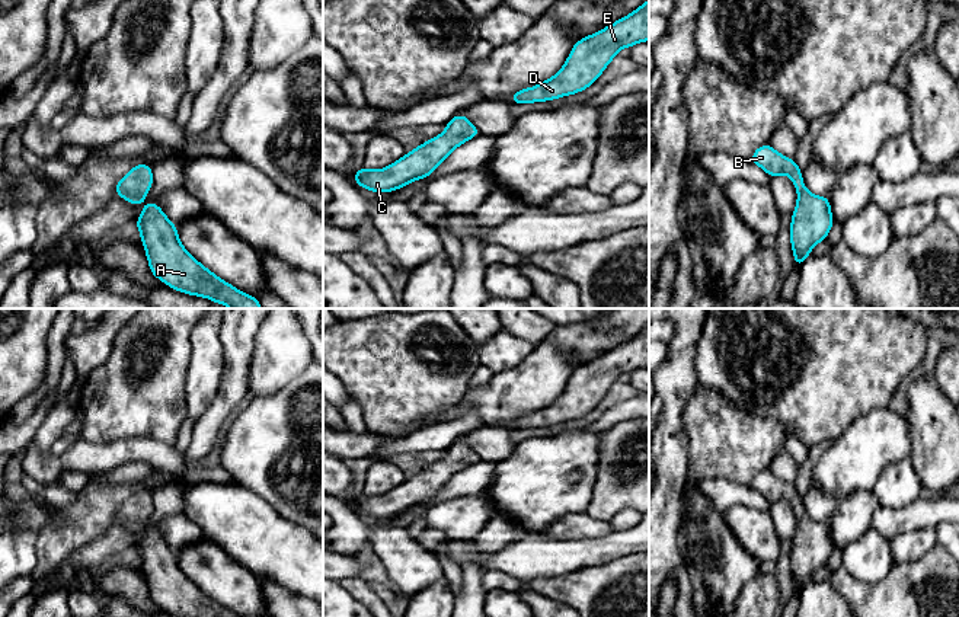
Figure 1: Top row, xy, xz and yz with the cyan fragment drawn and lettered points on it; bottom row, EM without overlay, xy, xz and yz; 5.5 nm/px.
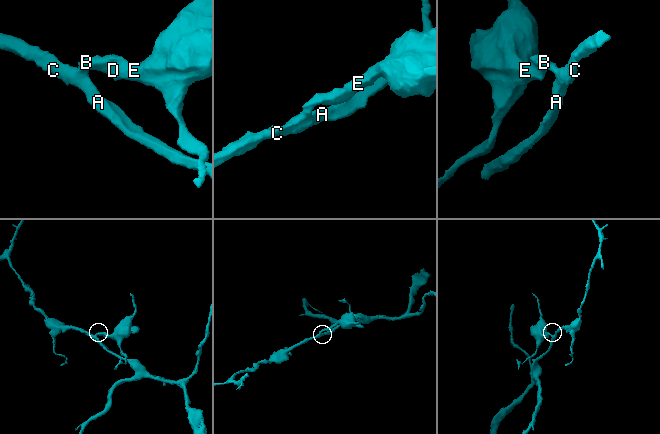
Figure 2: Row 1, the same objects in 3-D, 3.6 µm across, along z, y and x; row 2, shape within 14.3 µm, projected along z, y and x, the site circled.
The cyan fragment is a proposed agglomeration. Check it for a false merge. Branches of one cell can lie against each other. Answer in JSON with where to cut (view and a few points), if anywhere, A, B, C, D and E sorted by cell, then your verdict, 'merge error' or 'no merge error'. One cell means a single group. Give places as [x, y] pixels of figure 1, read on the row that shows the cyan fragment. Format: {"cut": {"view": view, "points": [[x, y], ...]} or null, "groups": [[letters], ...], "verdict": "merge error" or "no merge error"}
{"cut": null, "groups": [["A", "B", "C", "D", "E"]], "verdict": "no merge error"}

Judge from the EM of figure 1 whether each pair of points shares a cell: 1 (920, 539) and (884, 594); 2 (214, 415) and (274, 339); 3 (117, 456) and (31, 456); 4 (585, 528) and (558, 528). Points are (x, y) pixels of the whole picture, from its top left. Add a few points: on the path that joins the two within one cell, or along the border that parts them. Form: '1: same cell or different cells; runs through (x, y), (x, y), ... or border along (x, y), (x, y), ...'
1: different cells; border along (934, 542), (920, 556), (894, 563)
2: different cells; border along (256, 338), (248, 390)
3: same cell; runs through (95, 457), (53, 462)
4: same cell; runs through (578, 528), (565, 528)

